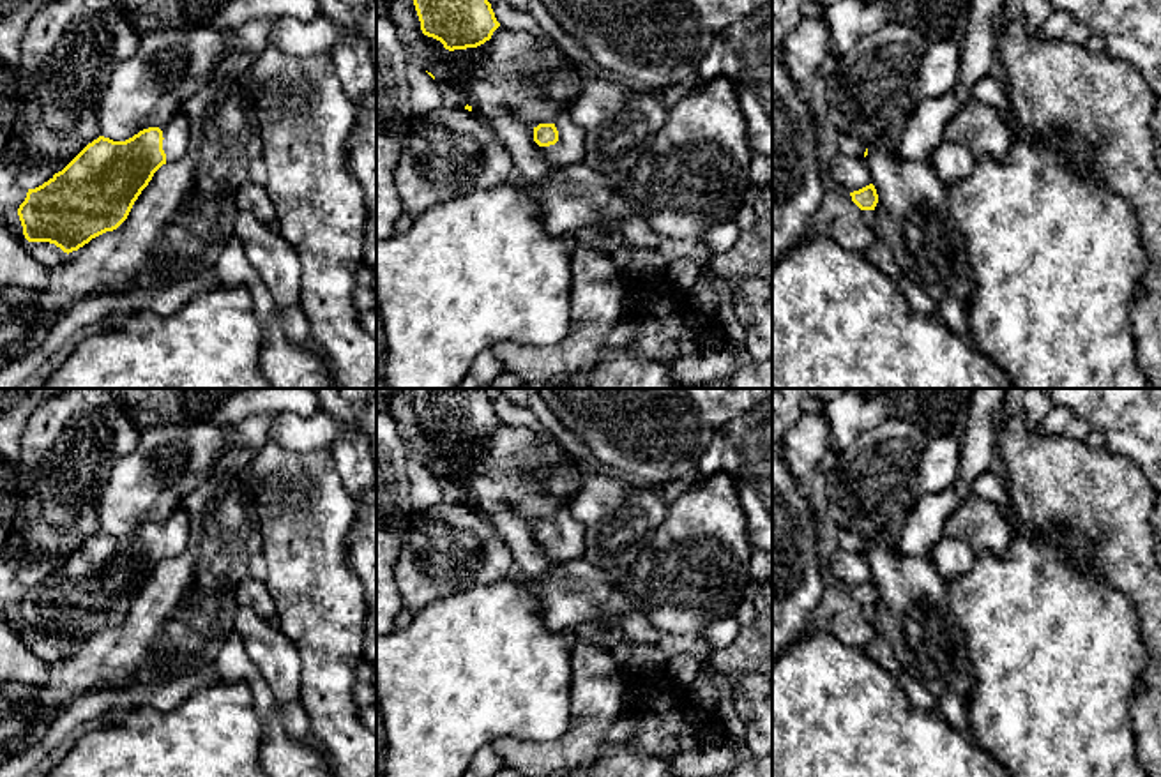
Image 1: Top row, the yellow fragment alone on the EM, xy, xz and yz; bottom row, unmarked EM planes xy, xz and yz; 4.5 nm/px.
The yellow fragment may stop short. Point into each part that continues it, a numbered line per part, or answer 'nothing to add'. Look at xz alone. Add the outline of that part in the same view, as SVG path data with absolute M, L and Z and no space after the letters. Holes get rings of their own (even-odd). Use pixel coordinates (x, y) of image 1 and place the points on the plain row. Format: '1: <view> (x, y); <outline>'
1: xz (569, 544); M560 509L555 516L558 537L546 544L546 556L551 563L562 565L580 560L585 551L585 528L567 509Z

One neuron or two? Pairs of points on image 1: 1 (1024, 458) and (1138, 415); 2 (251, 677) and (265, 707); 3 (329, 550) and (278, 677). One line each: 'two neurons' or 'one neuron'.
1: two neurons
2: one neuron
3: two neurons

